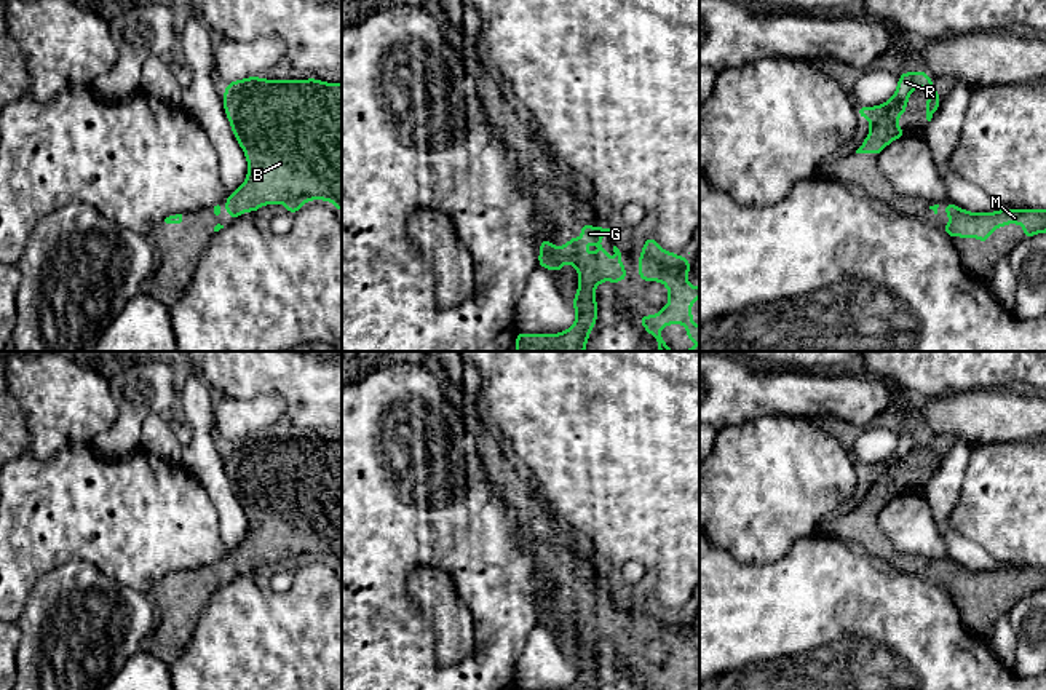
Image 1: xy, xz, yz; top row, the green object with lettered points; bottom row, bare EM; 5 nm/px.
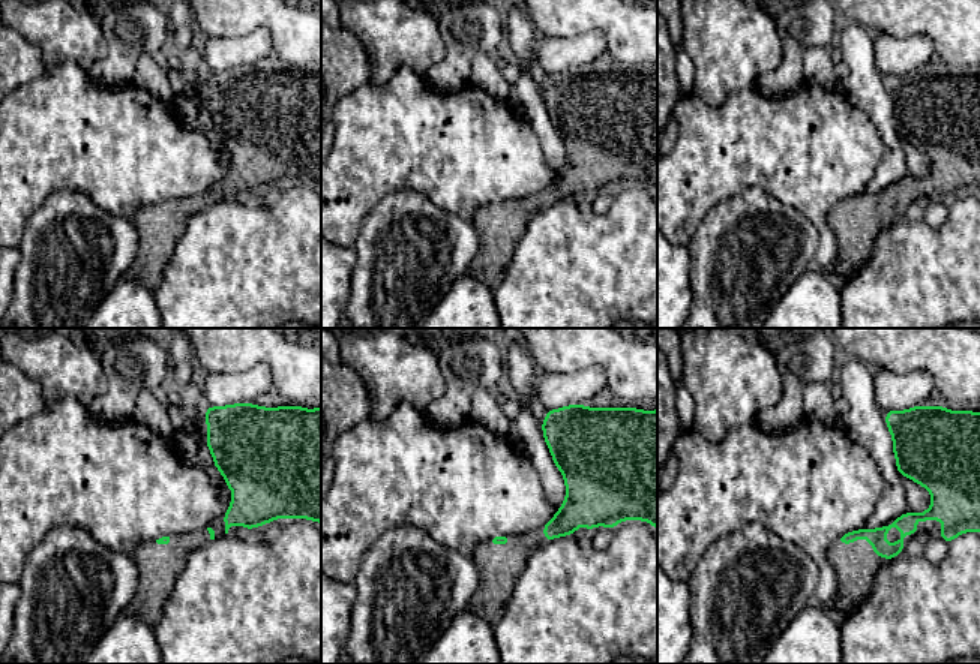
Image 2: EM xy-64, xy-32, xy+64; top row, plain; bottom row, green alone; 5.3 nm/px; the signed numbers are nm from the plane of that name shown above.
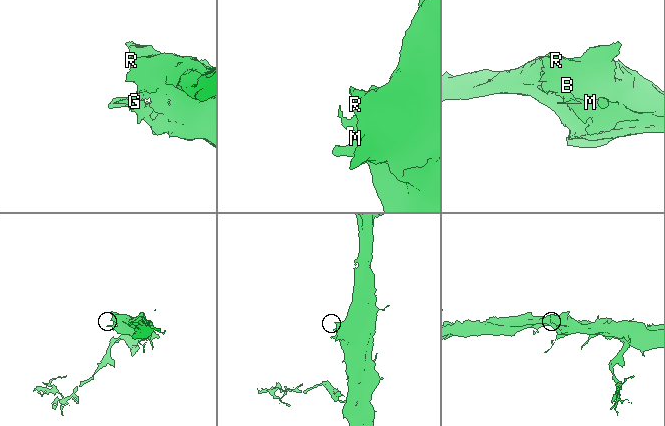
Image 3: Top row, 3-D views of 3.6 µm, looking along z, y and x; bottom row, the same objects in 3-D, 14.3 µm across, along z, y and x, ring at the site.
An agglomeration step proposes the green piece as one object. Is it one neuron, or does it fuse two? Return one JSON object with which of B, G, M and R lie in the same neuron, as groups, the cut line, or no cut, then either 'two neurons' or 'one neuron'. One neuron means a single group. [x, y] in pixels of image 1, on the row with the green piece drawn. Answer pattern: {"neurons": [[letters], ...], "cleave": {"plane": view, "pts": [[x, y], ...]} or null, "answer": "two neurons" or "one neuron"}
{"neurons": [["B", "G", "M", "R"]], "cleave": null, "answer": "one neuron"}

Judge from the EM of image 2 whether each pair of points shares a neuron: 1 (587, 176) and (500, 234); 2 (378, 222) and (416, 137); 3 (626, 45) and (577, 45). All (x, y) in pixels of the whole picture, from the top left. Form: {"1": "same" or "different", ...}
{"1": "same", "2": "different", "3": "different"}

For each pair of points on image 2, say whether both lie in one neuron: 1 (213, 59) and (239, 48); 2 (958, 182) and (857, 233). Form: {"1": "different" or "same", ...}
{"1": "same", "2": "same"}

